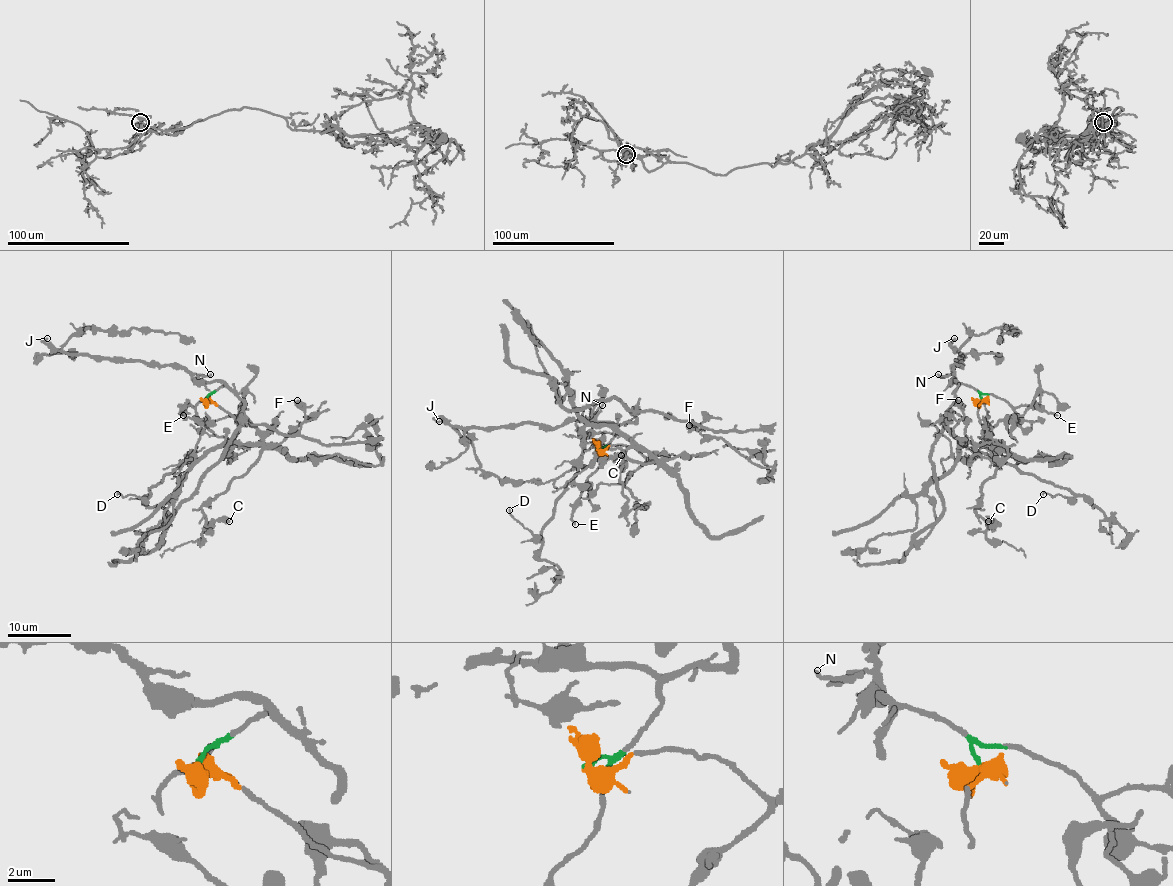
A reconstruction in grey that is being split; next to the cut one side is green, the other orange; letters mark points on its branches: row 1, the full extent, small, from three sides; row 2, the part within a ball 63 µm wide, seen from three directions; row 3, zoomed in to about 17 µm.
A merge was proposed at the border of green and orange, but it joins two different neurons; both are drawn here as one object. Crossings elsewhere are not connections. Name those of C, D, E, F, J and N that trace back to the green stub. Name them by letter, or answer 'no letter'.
E, F, J, N

